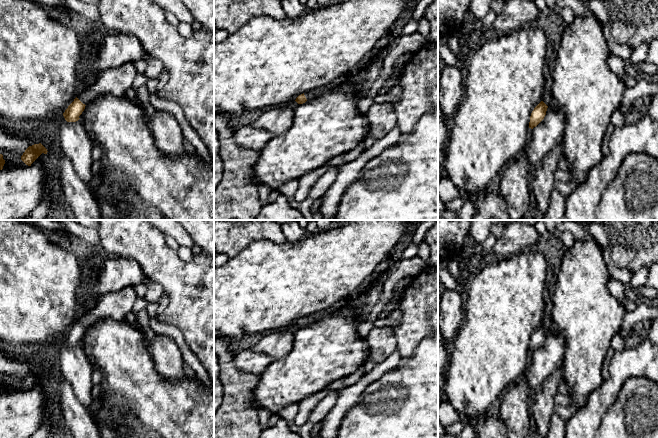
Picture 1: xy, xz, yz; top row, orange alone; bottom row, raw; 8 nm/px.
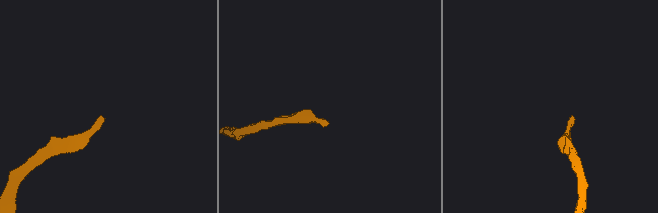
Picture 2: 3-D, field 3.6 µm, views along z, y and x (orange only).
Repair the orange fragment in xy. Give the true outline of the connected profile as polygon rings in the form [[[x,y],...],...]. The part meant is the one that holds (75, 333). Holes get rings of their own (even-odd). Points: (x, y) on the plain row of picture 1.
[[[127,286],[118,291],[102,295],[96,305],[83,317],[78,319],[63,337],[67,346],[76,346],[85,330],[98,319],[125,321],[126,315],[132,312],[135,300],[138,298],[133,286]]]

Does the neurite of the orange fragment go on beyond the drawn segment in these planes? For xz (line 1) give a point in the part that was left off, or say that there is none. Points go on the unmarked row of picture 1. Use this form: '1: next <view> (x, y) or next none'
1: next xz (309, 319)

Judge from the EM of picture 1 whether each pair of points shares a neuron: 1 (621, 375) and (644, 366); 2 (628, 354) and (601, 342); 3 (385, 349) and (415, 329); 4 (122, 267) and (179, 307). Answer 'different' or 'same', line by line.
1: same
2: different
3: different
4: different

